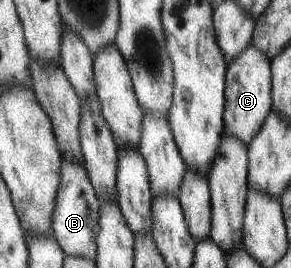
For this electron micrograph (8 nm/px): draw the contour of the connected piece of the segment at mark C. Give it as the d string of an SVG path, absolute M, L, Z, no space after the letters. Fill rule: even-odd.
M252 44L248 45L236 59L227 63L223 89L223 131L236 139L240 139L245 146L260 129L268 111L271 110L271 73L269 61L262 51L258 51Z

